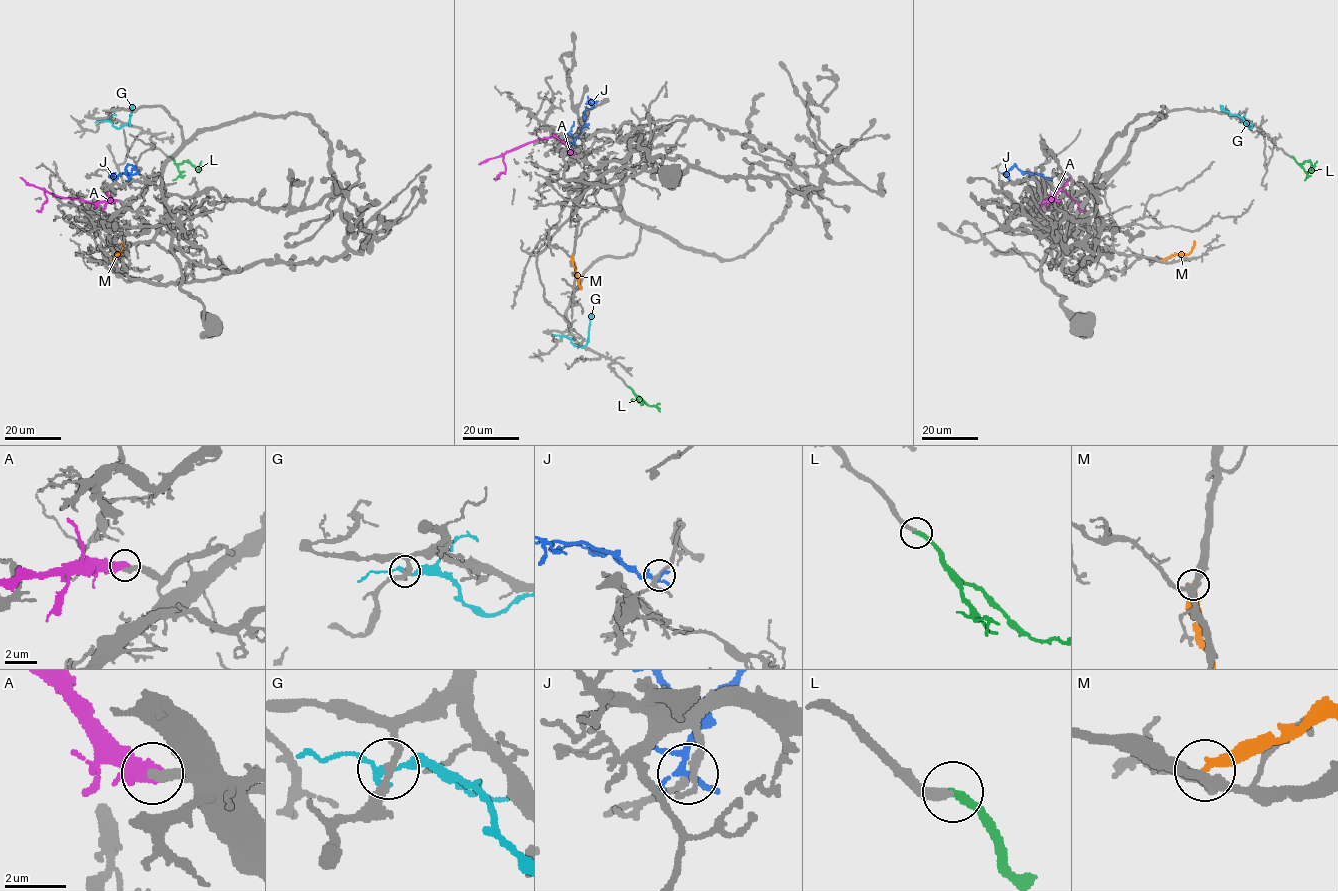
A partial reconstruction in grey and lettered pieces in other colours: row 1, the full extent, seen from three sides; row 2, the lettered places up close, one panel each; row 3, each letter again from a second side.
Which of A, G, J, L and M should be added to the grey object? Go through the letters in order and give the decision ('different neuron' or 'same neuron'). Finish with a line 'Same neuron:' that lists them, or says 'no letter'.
A: different neuron
G: different neuron
J: different neuron
L: same neuron
M: different neuron
Same neuron: L

